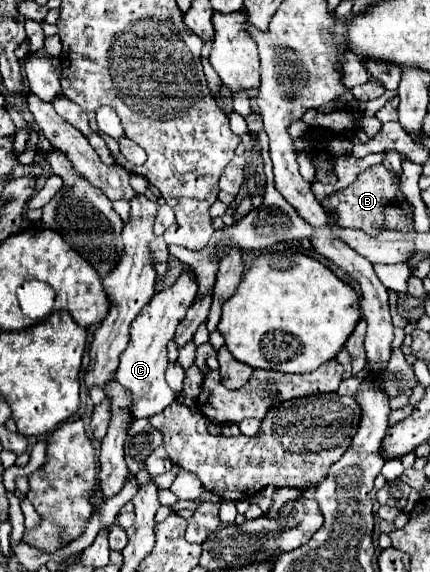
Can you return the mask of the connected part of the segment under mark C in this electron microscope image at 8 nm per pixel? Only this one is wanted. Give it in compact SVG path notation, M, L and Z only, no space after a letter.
M184 272L176 286L170 286L164 292L158 292L152 302L140 312L136 322L130 326L130 342L126 350L120 354L120 364L116 370L116 380L130 392L132 404L130 404L130 418L150 418L154 414L160 414L168 404L174 402L174 390L166 384L164 372L166 372L166 344L174 338L174 330L184 320L184 314L188 306L194 302L198 294L196 282Z

